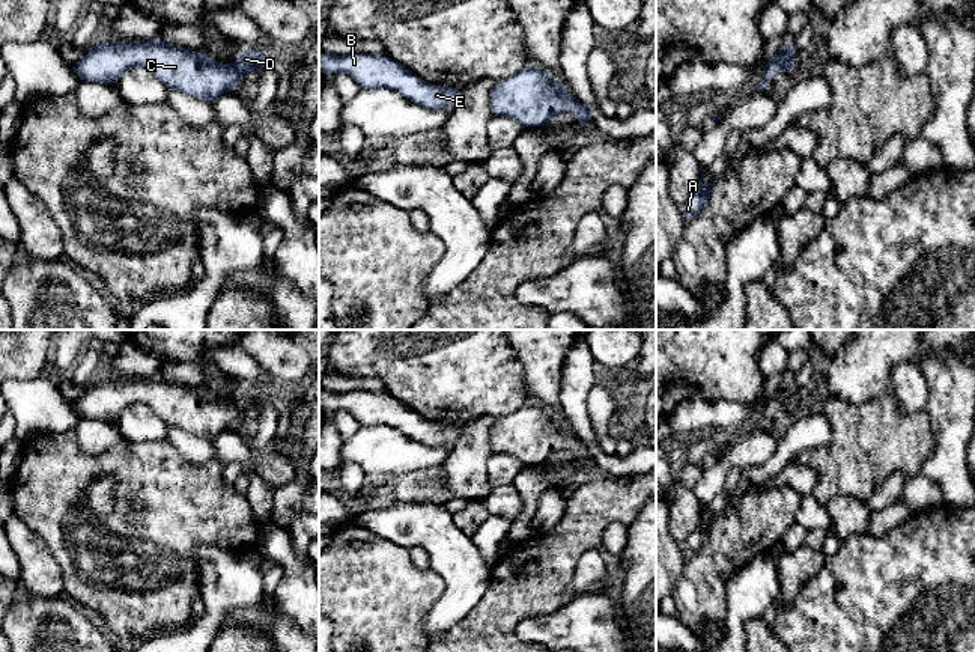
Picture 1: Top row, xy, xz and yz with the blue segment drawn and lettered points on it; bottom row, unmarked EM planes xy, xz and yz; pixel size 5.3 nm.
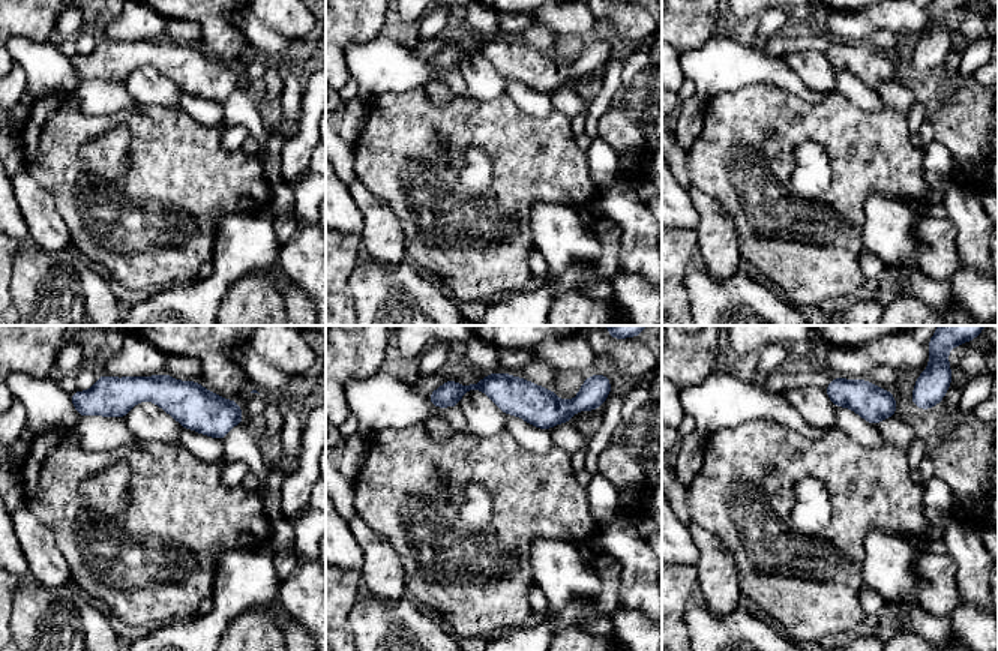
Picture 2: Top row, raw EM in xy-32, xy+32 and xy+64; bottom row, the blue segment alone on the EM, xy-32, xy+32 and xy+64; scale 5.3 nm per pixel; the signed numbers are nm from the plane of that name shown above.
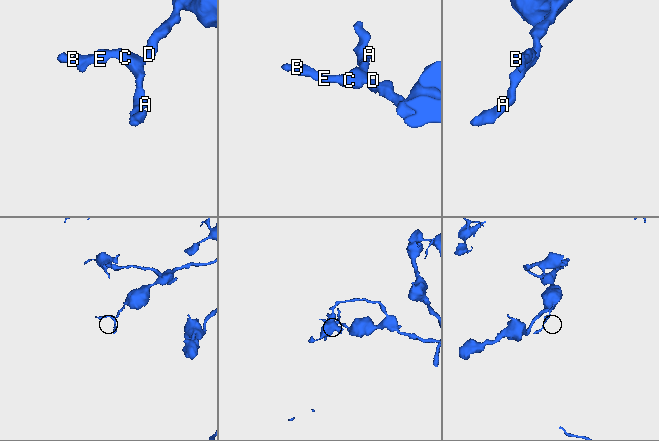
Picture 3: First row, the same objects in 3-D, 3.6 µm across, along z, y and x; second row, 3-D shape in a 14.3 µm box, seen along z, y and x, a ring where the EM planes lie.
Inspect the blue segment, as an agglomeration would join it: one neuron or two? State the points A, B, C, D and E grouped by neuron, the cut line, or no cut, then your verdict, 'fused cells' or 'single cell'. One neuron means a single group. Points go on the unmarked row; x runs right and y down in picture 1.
A B C D E; no cut; single cell

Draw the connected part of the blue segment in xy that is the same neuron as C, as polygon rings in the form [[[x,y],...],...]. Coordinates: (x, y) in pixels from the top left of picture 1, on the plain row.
[[[161,375],[138,381],[101,379],[92,382],[80,399],[72,401],[81,419],[119,420],[120,413],[134,405],[147,405],[169,426],[214,440],[236,425],[238,417],[265,401],[257,387],[241,388],[229,405],[212,395],[172,384]]]

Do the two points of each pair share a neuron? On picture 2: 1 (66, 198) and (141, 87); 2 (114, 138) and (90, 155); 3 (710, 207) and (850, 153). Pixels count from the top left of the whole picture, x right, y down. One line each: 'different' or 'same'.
1: different
2: same
3: different

